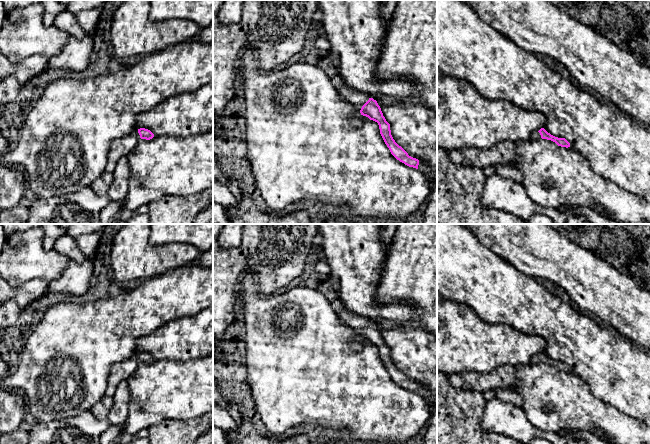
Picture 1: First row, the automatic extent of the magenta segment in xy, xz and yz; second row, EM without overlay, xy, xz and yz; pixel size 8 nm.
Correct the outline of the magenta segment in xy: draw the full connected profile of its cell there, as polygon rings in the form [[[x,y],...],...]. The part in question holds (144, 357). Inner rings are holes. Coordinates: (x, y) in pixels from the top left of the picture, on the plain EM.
[[[140,352],[138,354],[134,354],[125,361],[113,364],[108,376],[108,384],[104,396],[113,397],[117,385],[121,381],[127,380],[140,363],[150,364],[153,361],[154,358],[150,354]]]

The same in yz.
[[[541,352],[539,355],[532,357],[529,364],[538,365],[540,363],[551,364],[561,371],[570,371],[570,367],[565,362],[555,361],[548,357],[544,352]]]

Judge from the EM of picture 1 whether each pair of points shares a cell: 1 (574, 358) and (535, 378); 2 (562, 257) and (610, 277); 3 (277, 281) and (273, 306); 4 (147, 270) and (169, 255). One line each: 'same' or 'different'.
1: different
2: same
3: different
4: same

